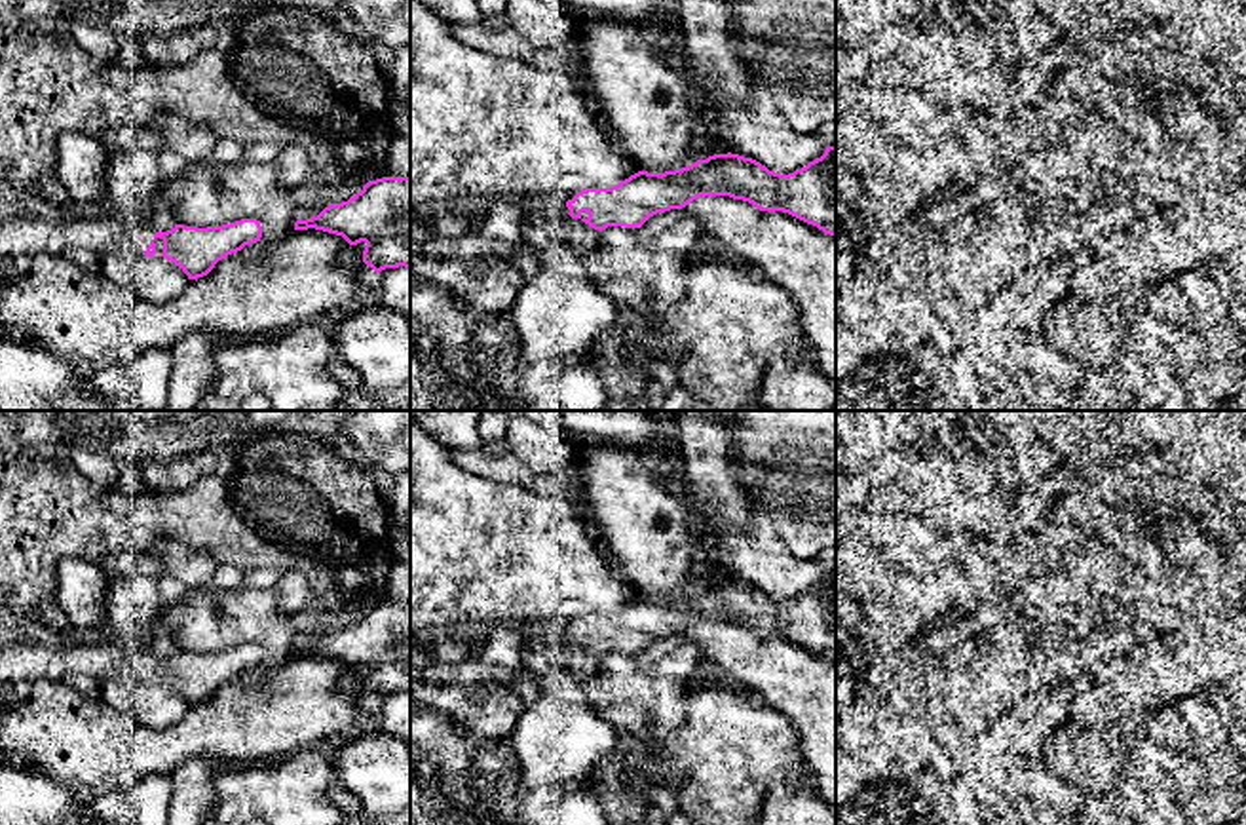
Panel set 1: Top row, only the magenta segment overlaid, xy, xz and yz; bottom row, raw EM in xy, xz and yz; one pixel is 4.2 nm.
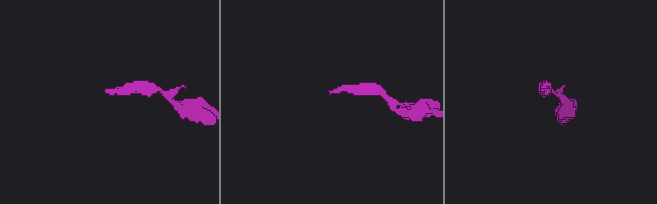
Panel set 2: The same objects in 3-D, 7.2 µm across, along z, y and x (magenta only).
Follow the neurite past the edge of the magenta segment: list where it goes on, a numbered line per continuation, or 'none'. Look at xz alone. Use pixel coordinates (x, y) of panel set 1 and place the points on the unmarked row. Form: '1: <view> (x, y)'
1: xz (477, 633)

